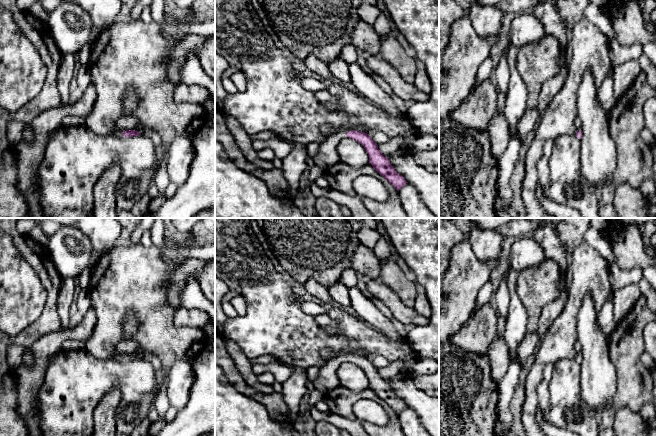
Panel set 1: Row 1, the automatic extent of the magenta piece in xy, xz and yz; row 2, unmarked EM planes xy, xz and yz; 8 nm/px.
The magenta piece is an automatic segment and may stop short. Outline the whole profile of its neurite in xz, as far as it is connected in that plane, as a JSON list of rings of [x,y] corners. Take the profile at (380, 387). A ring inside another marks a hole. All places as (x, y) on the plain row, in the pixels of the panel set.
[[[345,354],[329,359],[324,366],[319,368],[319,375],[313,382],[315,389],[319,390],[322,394],[326,394],[339,387],[337,370],[346,361],[358,365],[364,370],[369,380],[369,388],[390,406],[397,415],[405,410],[407,407],[405,402],[396,396],[389,383],[382,378],[378,373],[378,369],[371,363],[369,358],[361,355]]]

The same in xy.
[[[119,353],[115,356],[112,357],[112,359],[117,360],[117,361],[123,361],[123,362],[127,362],[127,361],[133,361],[133,360],[137,360],[137,359],[141,359],[138,355],[134,355],[134,354],[129,354],[129,353]]]

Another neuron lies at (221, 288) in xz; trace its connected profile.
[[[215,275],[215,321],[222,328],[223,324],[226,323],[228,317],[223,311],[221,305],[223,296],[229,291],[228,285]]]

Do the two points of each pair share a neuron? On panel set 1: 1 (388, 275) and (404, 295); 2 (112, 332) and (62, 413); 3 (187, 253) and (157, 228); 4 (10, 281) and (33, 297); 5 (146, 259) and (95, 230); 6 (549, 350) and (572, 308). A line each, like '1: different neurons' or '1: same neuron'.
1: same neuron
2: different neurons
3: same neuron
4: same neuron
5: different neurons
6: same neuron

